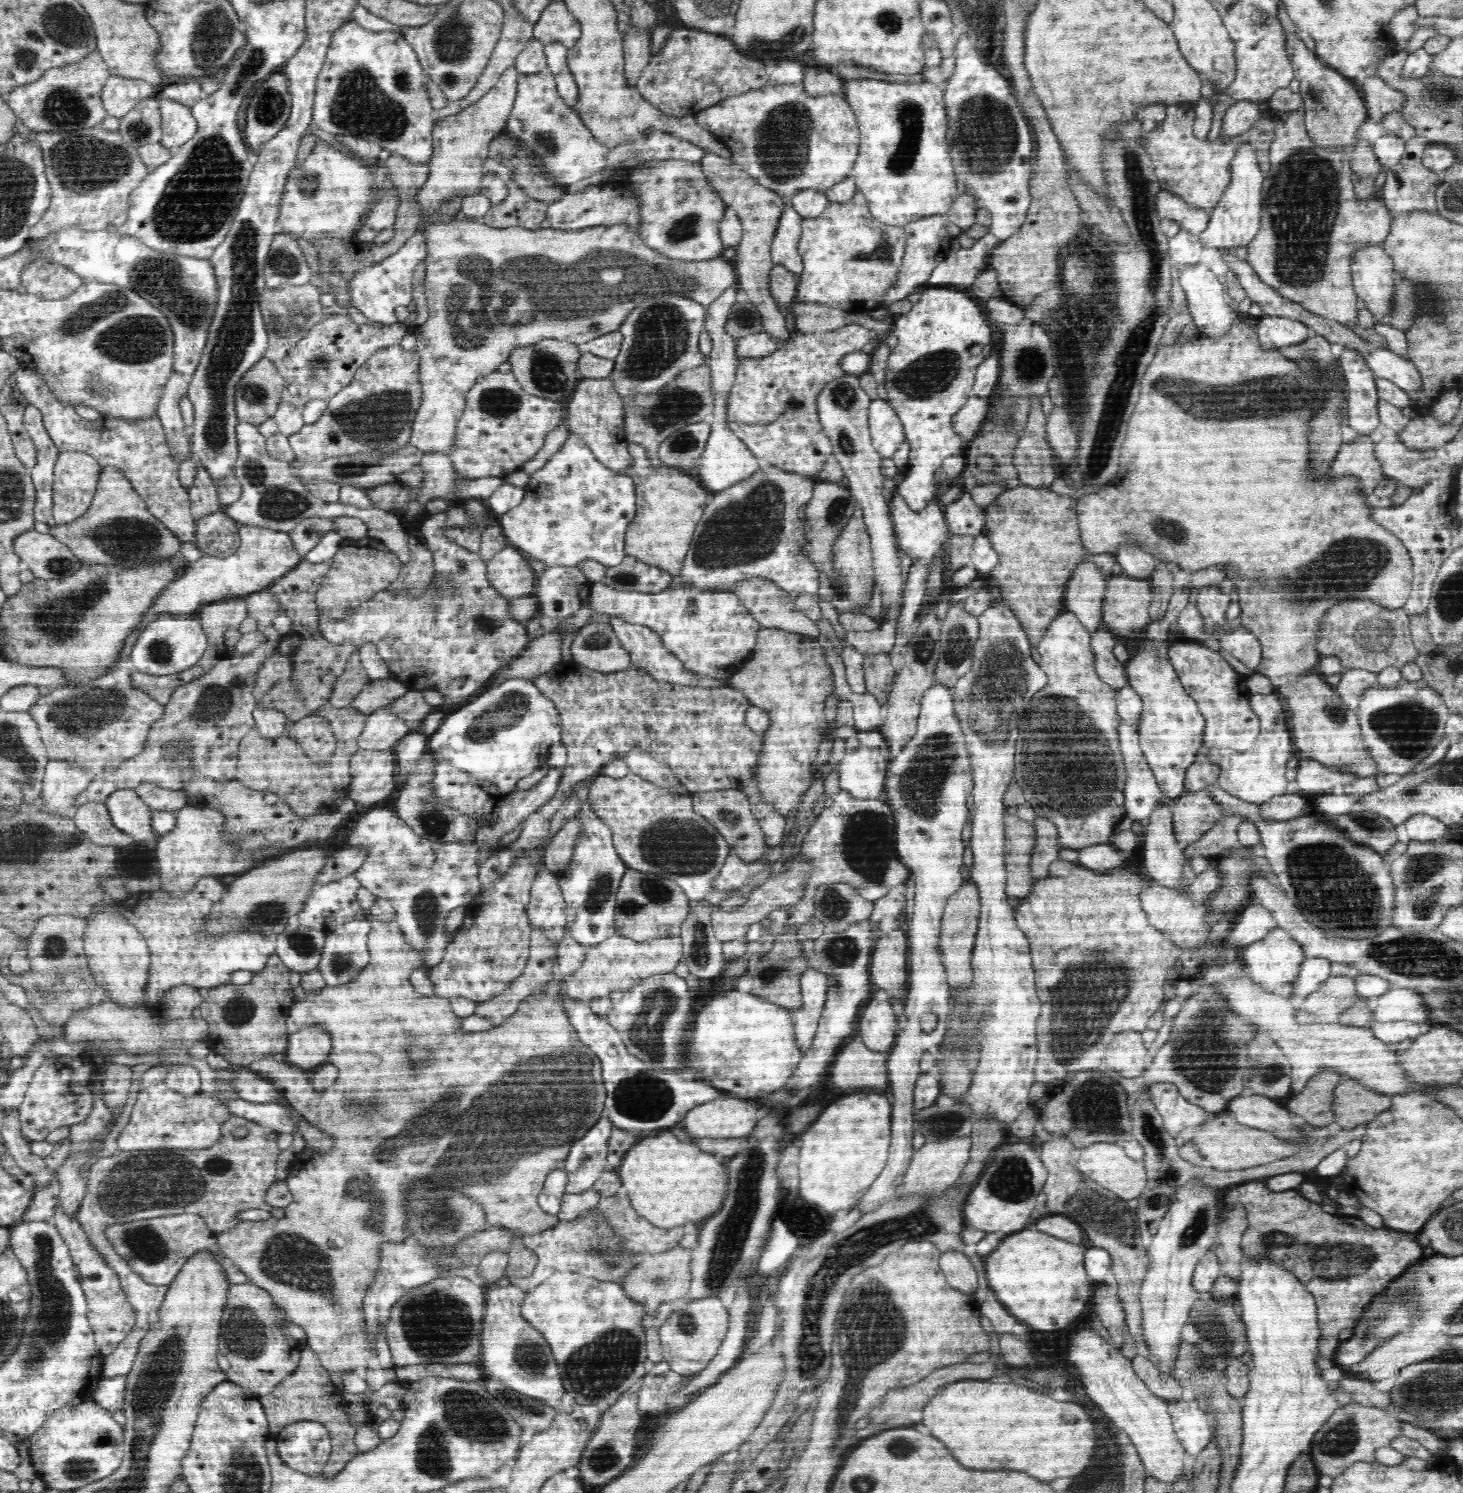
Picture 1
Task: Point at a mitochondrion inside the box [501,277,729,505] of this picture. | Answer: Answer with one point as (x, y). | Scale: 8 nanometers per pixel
(662, 336)

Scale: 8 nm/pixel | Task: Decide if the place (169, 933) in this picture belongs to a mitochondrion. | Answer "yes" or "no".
no

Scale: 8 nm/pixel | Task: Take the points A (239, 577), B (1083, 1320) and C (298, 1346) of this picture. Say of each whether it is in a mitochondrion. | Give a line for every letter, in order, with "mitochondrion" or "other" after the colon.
A: other
B: other
C: other

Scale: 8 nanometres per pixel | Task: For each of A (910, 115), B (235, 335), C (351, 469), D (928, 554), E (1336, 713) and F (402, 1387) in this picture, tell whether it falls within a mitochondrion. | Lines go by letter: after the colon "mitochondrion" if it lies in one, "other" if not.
A: mitochondrion
B: mitochondrion
C: mitochondrion
D: other
E: mitochondrion
F: other

